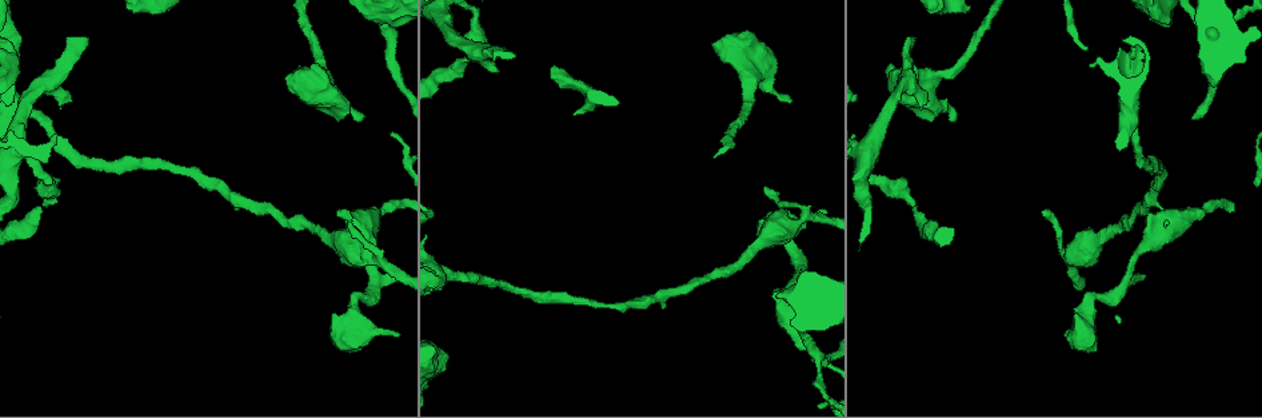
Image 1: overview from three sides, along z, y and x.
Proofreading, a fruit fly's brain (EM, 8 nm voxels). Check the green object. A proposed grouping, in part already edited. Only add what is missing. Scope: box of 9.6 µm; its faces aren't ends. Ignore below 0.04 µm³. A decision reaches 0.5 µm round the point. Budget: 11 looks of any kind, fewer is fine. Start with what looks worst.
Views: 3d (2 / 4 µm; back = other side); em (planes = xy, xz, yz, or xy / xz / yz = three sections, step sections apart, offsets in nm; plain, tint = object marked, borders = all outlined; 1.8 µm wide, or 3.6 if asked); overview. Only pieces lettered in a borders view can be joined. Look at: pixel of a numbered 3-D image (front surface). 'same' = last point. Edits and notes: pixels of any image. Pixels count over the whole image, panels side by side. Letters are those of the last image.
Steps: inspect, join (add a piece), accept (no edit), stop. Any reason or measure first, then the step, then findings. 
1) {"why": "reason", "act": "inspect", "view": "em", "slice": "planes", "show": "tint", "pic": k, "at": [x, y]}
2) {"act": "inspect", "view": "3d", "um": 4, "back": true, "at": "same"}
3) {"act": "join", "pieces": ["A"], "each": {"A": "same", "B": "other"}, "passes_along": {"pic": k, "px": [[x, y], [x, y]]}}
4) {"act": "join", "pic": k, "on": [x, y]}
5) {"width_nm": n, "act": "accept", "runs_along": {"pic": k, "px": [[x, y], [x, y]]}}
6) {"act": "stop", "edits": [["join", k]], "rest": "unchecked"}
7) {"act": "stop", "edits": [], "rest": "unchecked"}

{"why": "branch stops here", "act": "inspect", "view": "3d", "um": 2, "back": true, "pic": 1, "at": [789, 102]}

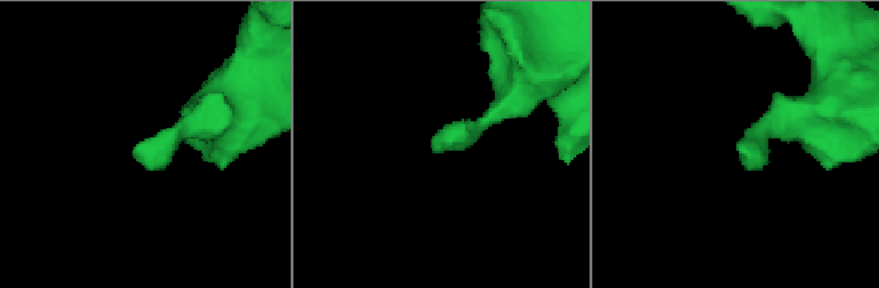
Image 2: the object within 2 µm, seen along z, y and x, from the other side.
{"why": "shape alone is not enough", "act": "inspect", "view": "em", "slice": "planes", "show": "borders", "pic": 2, "at": [133, 156]}

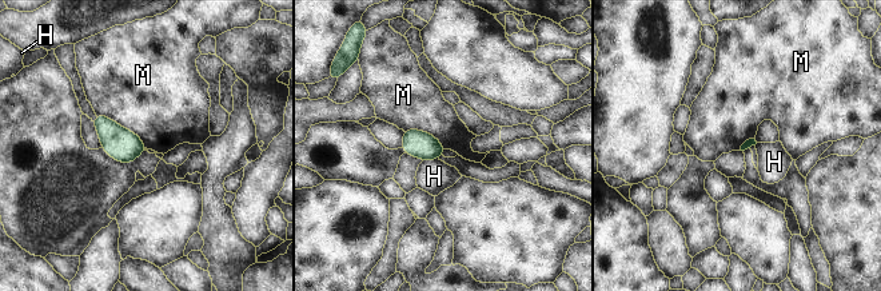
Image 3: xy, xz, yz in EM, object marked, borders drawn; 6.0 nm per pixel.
{"act": "accept", "each": {"H": "other", "M": "other"}, "border": {"pic": 3, "px": [[96, 114], [131, 130], [147, 148]]}, "found": "no lettered piece goes on from it"}

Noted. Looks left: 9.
{"why": "free end", "act": "inspect", "view": "em", "um": 3.6, "slice": "planes", "show": "borders", "pic": 1, "at": [67, 40]}

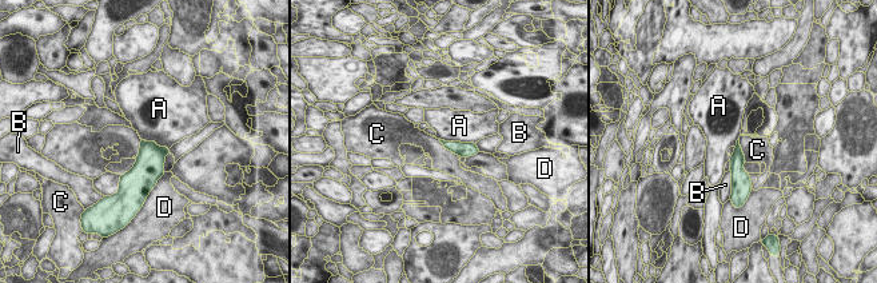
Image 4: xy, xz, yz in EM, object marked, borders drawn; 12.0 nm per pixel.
{"longest_contact_nm": ["A", 440], "act": "accept", "each": {"A": "other", "B": "other", "C": "other", "D": "other"}, "border": {"pic": 4, "px": [[439, 138], [474, 143]]}, "found": "none of them fits"}

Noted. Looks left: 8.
{"why": "branch stops here", "act": "inspect", "view": "3d", "um": 4, "pic": 1, "at": [1042, 212]}

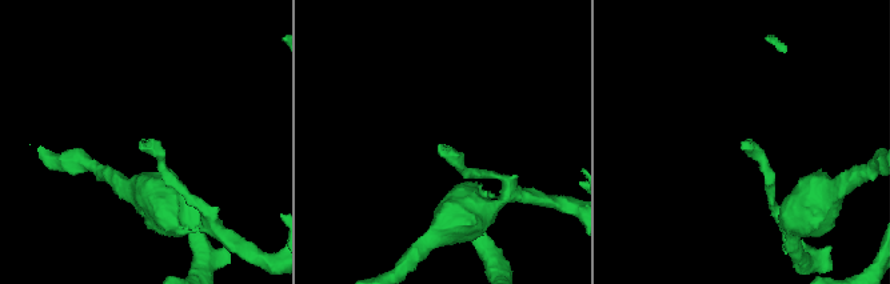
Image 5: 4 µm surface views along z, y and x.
{"act": "inspect", "view": "em", "slice": "planes", "show": "borders", "pic": 5, "at": [441, 144]}

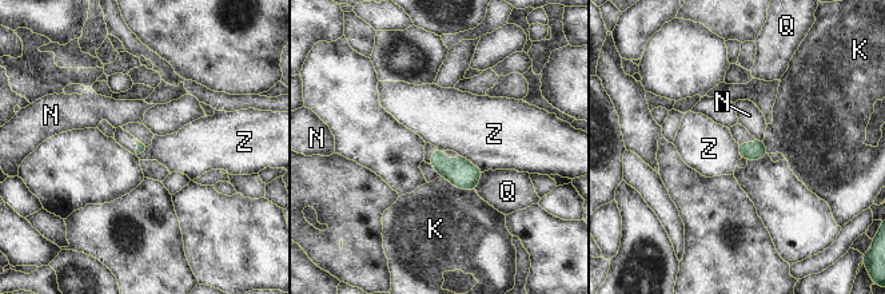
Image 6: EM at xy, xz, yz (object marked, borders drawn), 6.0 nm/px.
{"act": "accept", "each": {"K": "other", "N": "other", "Q": "other", "Z": "other"}, "border": {"pic": 6, "px": [[457, 153], [461, 153], [483, 171]]}, "found": "none of them fits"}

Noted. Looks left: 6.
{"why": "branch stops here", "act": "inspect", "view": "em", "slice": "planes", "show": "borders", "pic": 1, "at": [772, 297]}

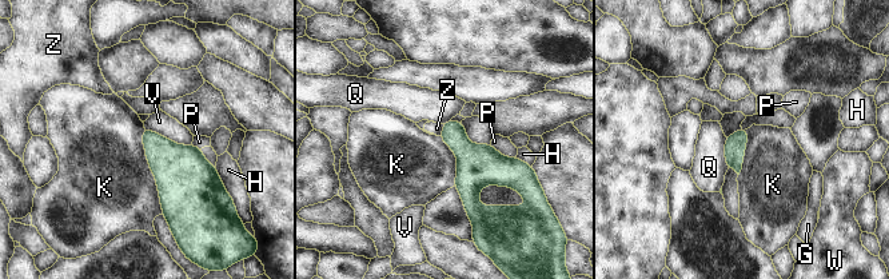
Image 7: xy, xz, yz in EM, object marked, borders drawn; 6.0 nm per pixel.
{"act": "accept", "each": {"G": "other", "H": "other", "K": "other", "P": "other", "Q": "other", "V": "other", "W": "other", "Z": "other"}, "border": {"pic": 7, "px": [[143, 128], [146, 162], [163, 214]]}, "found": "no lettered piece goes on from it"}

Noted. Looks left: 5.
{"act": "stop", "edits": [], "rest": "unchecked"}

